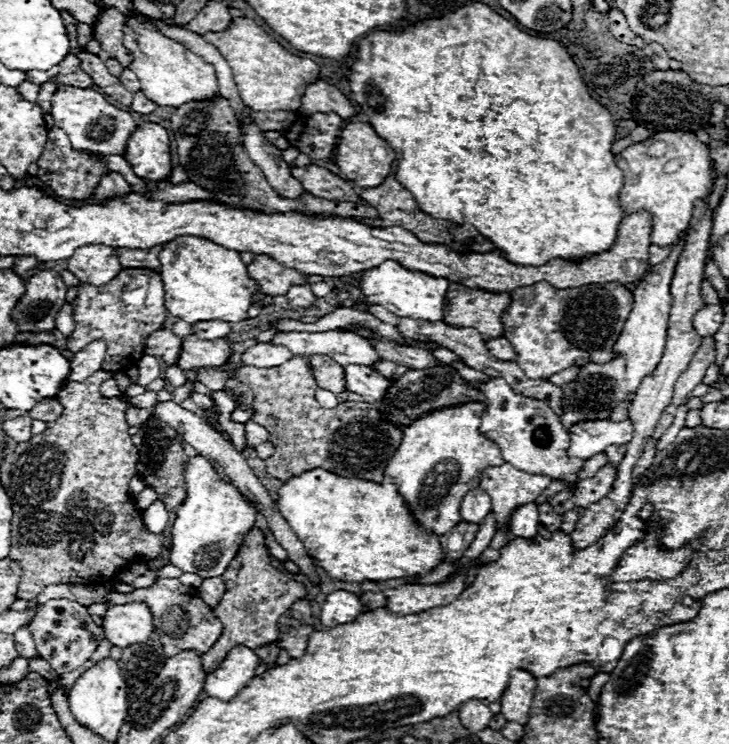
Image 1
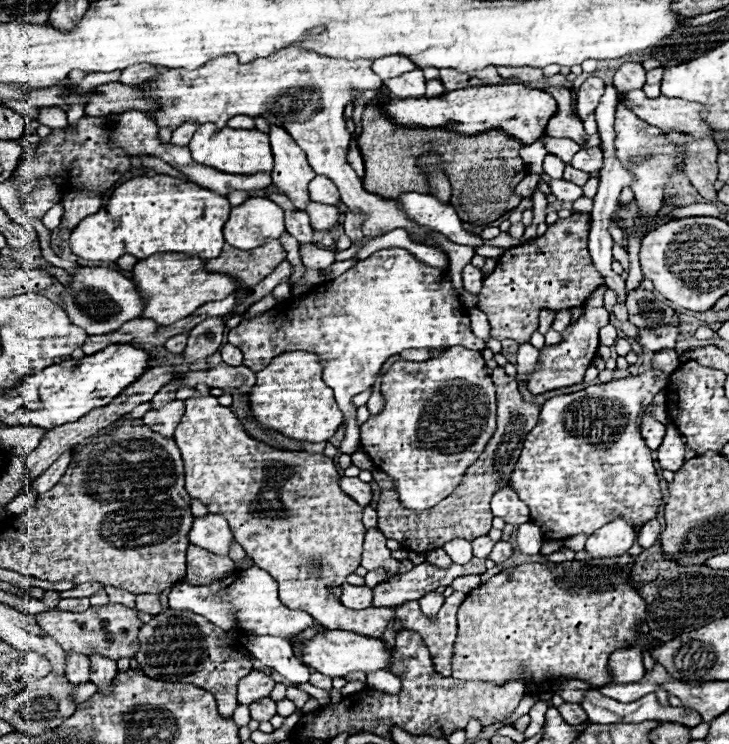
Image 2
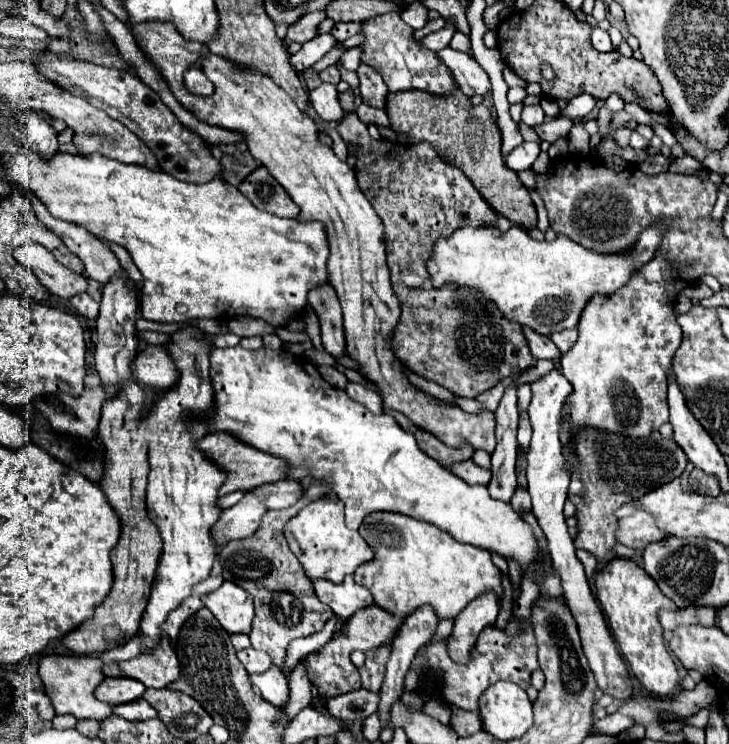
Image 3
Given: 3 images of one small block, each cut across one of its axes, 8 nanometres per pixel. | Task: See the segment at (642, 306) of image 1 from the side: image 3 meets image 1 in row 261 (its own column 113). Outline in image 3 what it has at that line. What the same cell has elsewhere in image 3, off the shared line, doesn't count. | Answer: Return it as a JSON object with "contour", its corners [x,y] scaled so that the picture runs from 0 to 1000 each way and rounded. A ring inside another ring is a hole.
{"contour":[[[222,855],[219,868],[209,879],[192,879],[176,890],[143,895],[143,906],[151,911],[184,911],[200,925],[228,925],[247,909],[247,892],[233,860]]]}

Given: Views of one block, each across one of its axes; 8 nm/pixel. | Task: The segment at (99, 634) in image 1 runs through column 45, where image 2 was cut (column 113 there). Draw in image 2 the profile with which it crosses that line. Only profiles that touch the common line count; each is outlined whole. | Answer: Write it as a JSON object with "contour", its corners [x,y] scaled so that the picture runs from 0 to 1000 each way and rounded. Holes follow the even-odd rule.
{"contour":[[[148,812],[148,815],[123,815],[118,823],[85,823],[85,820],[63,820],[47,828],[52,841],[63,849],[63,855],[74,858],[91,876],[112,876],[123,882],[126,876],[137,876],[148,884],[167,884],[167,882],[184,882],[189,876],[189,844],[195,836],[187,828],[187,820],[170,817],[165,812]]]}

